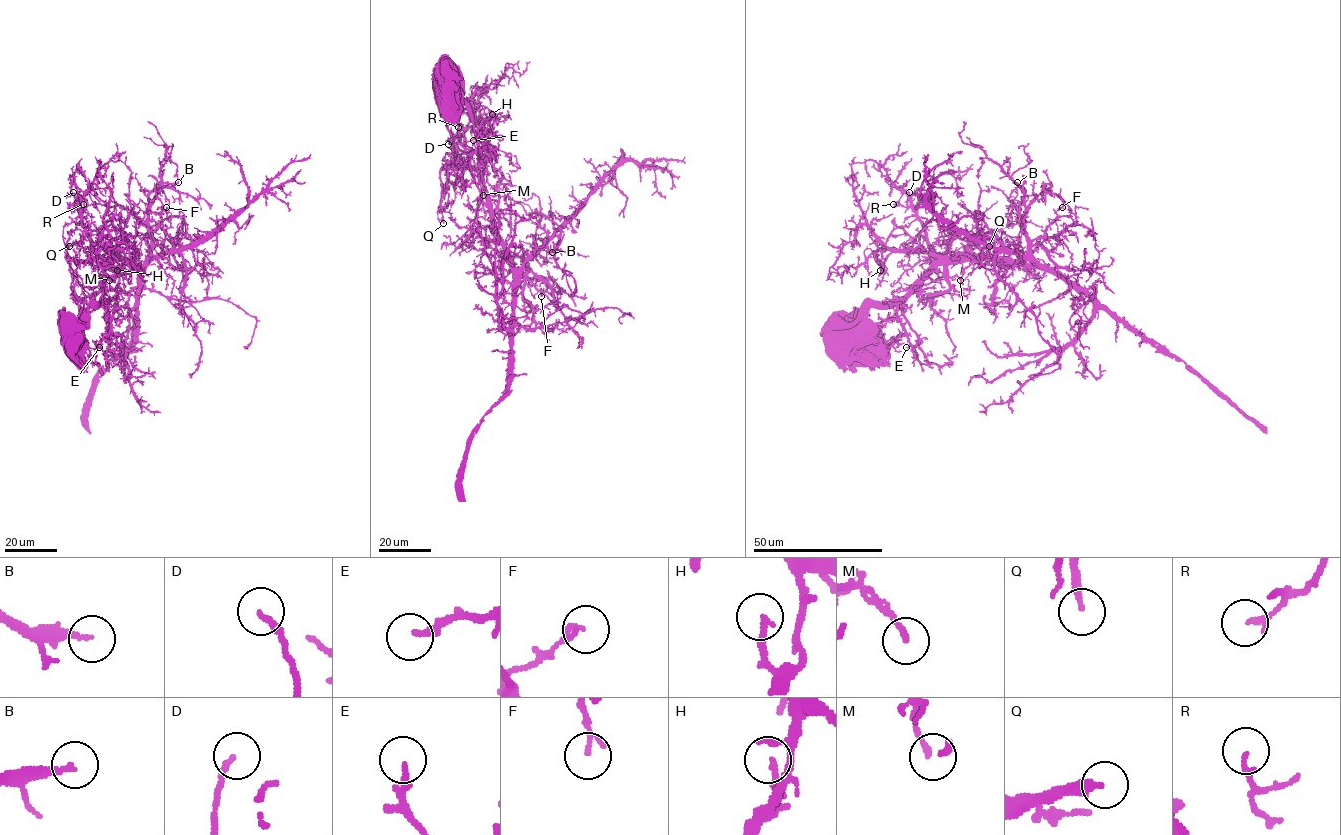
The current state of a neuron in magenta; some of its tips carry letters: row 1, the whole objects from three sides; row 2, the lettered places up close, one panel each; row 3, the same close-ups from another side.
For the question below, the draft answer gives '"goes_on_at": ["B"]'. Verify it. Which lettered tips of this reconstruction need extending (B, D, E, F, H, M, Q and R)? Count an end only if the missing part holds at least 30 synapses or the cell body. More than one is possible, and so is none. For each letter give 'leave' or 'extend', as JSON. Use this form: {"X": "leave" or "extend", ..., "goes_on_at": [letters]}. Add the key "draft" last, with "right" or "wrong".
{"B": "extend", "D": "leave", "E": "leave", "F": "leave", "H": "leave", "M": "leave", "Q": "leave", "R": "leave", "goes_on_at": ["B"], "draft": "right"}

